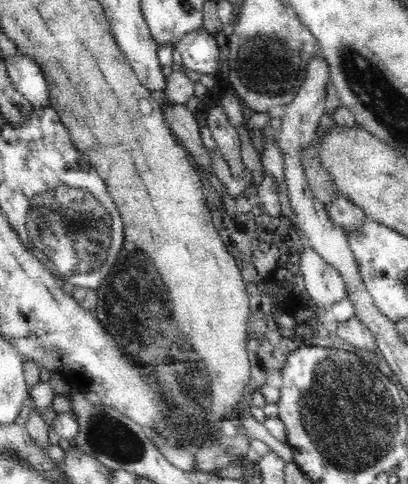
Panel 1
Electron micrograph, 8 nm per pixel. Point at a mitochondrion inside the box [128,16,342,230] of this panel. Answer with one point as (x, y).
(267, 68)

